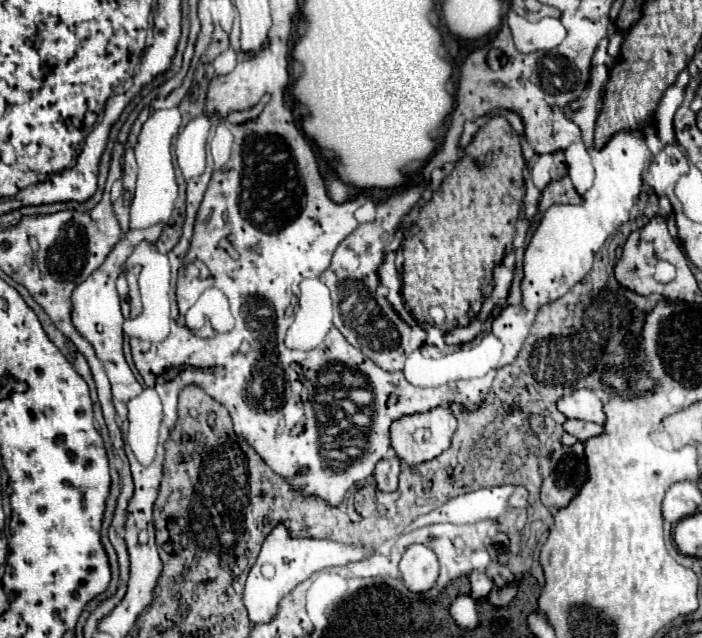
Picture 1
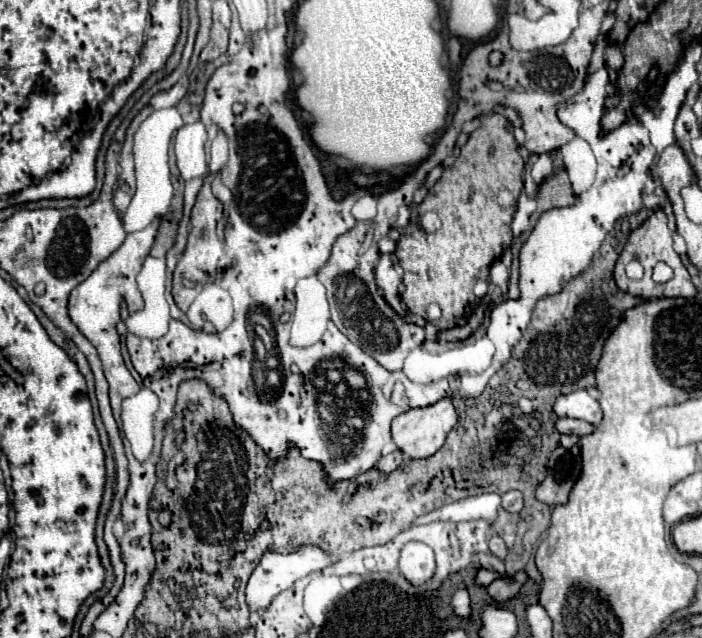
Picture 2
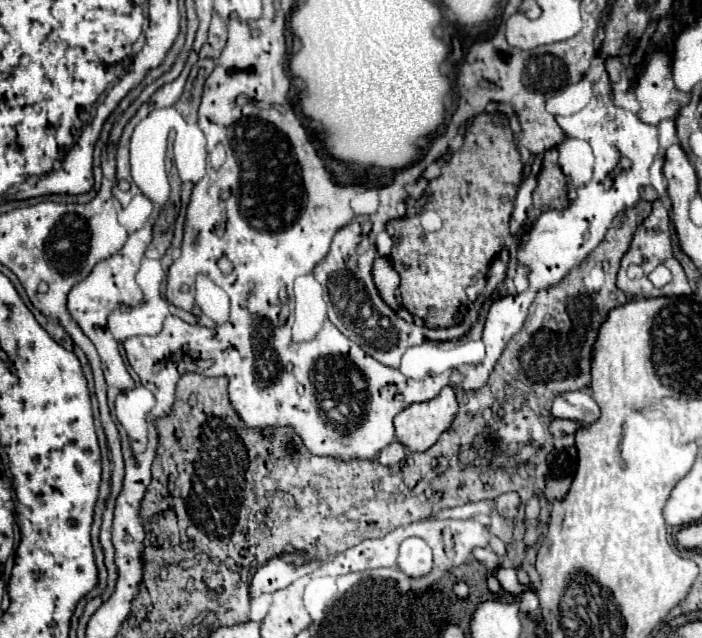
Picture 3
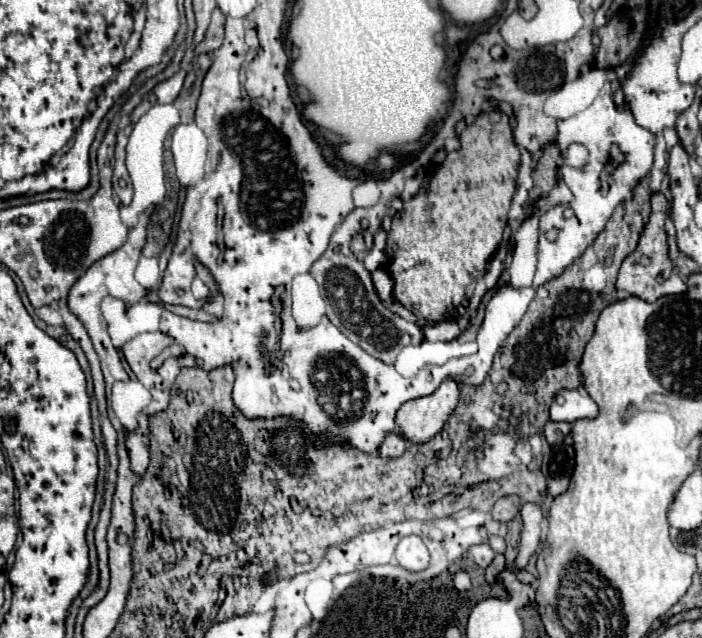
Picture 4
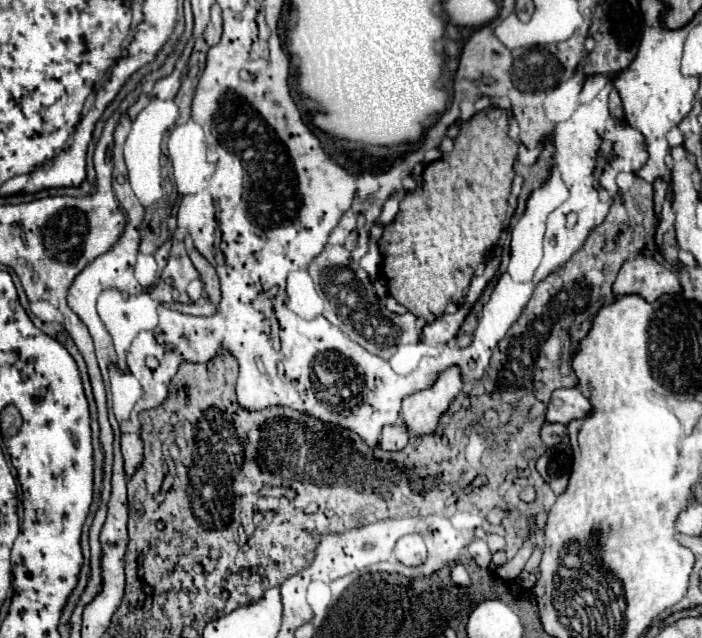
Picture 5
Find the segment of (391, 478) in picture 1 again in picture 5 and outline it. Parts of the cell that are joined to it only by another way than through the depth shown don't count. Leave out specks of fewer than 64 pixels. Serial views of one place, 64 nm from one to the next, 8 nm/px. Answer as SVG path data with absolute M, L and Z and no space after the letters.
M396 424L396 426L384 426L382 430L382 438L380 438L380 448L382 450L402 450L408 444L408 430L404 428L404 424Z

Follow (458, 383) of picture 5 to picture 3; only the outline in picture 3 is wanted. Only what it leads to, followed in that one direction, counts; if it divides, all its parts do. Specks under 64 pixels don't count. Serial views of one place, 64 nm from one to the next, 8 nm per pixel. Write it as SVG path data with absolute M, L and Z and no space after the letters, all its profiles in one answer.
M446 386L434 400L412 404L394 418L396 440L410 452L426 452L452 426L456 412L454 390Z

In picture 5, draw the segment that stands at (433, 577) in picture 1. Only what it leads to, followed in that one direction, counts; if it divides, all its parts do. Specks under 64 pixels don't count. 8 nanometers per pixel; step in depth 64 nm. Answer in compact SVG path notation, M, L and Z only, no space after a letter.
M406 534L396 542L396 558L404 566L420 566L426 562L426 544L420 534Z

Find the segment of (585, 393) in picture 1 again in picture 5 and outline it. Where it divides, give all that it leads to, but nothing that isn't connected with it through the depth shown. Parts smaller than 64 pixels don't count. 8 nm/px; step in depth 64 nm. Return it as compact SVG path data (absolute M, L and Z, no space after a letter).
M560 388L552 394L546 420L568 424L576 418L588 416L590 412L592 412L592 404L578 388Z

